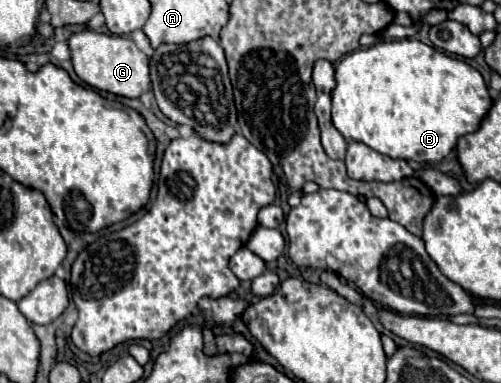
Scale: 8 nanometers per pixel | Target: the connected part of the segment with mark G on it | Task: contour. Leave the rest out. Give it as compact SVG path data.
M80 31L70 37L70 51L72 51L72 65L76 75L98 91L108 91L112 95L138 99L142 93L150 89L150 67L148 57L136 47L130 37L118 35L104 35L96 31Z

